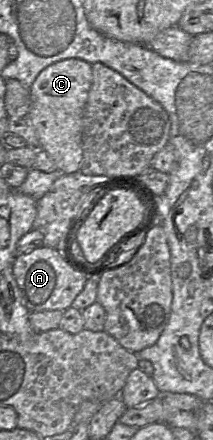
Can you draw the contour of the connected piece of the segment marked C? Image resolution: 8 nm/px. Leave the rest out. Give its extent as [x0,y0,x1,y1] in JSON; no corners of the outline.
[28,58,92,174]

